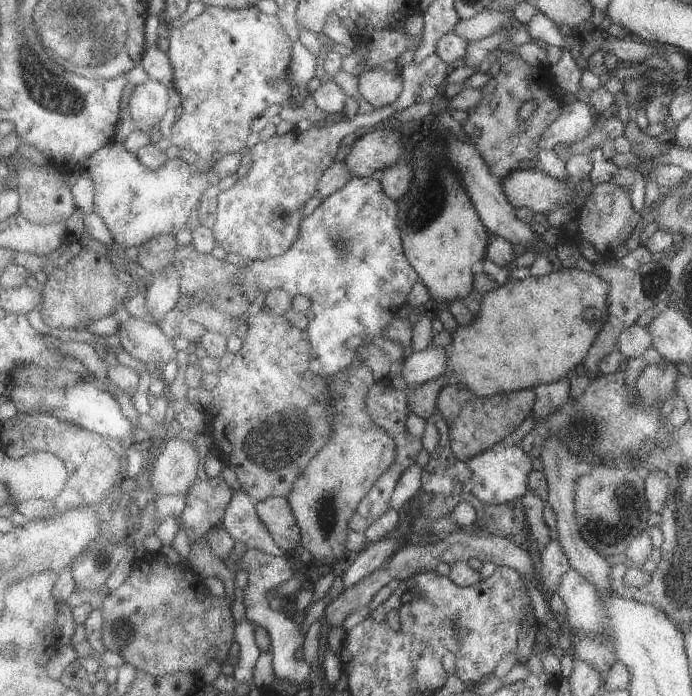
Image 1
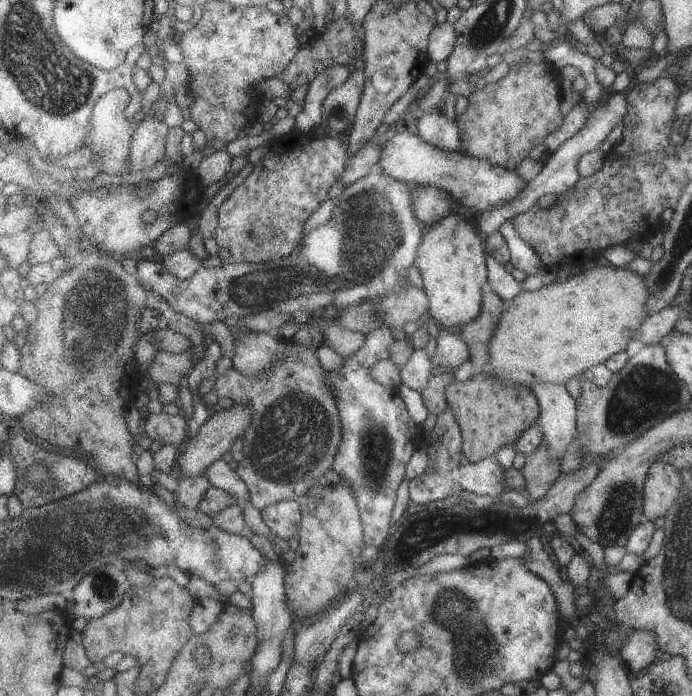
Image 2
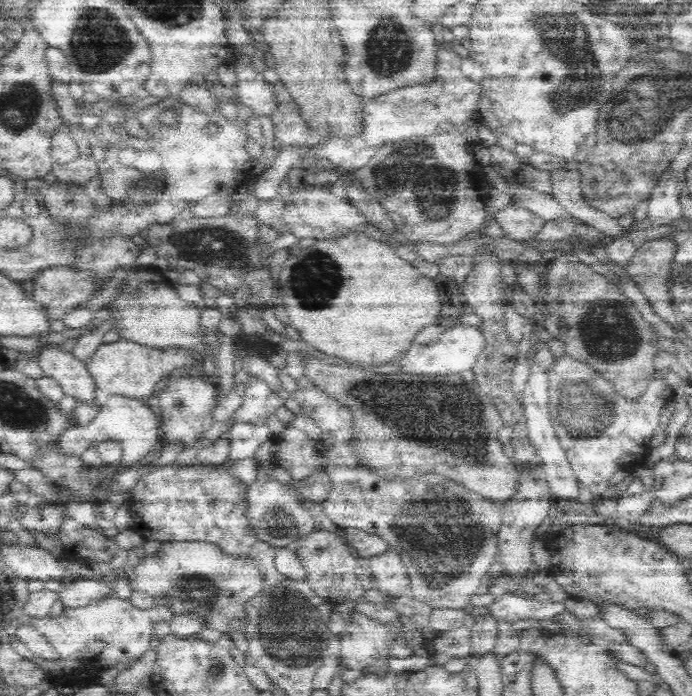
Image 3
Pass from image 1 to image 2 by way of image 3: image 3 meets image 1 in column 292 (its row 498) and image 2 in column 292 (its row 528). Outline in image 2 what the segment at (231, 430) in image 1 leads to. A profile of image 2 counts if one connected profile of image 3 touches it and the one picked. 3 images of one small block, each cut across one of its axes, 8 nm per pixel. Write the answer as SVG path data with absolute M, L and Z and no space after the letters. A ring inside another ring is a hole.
M297 348L295 352L279 362L273 372L265 378L249 378L241 370L229 370L227 374L219 374L213 392L219 398L231 398L233 404L243 404L253 410L253 426L243 436L243 462L235 468L237 474L245 480L251 492L251 504L261 512L273 504L289 502L289 500L301 500L305 494L317 486L317 478L325 474L335 460L335 454L341 444L341 410L337 404L337 398L333 396L329 388L329 376L321 368L315 350L311 348Z

